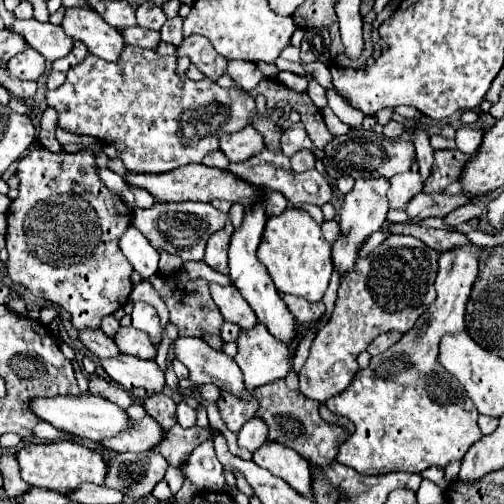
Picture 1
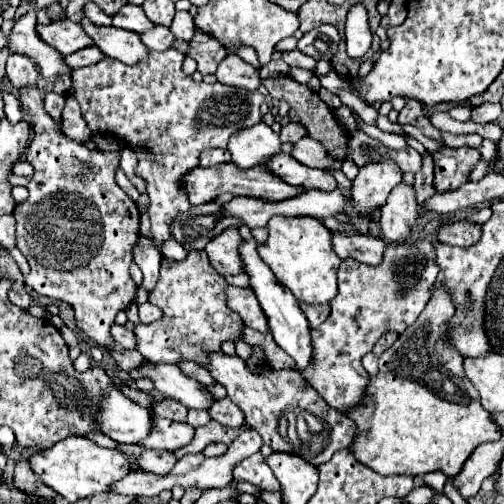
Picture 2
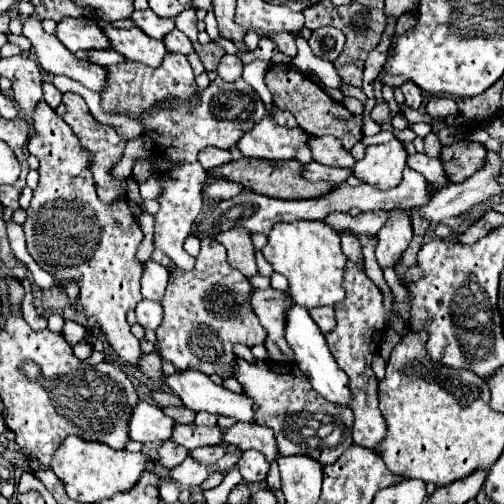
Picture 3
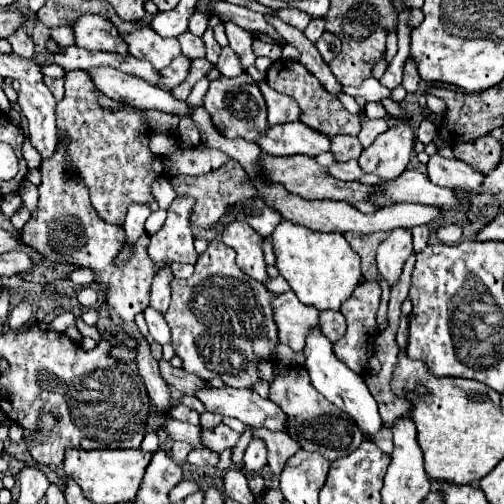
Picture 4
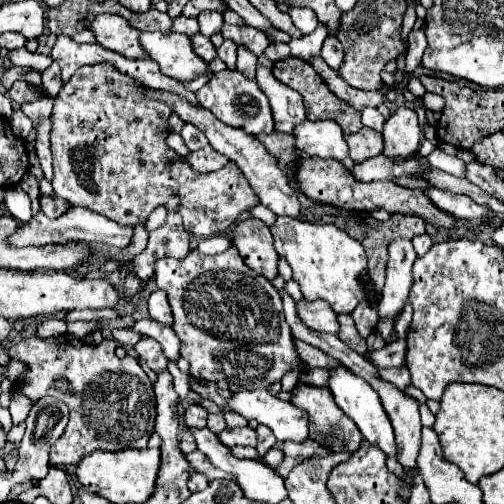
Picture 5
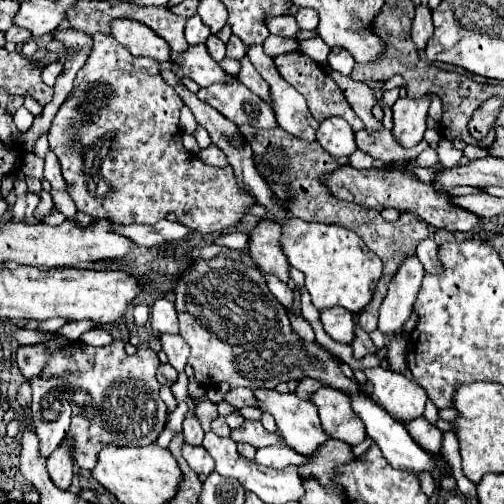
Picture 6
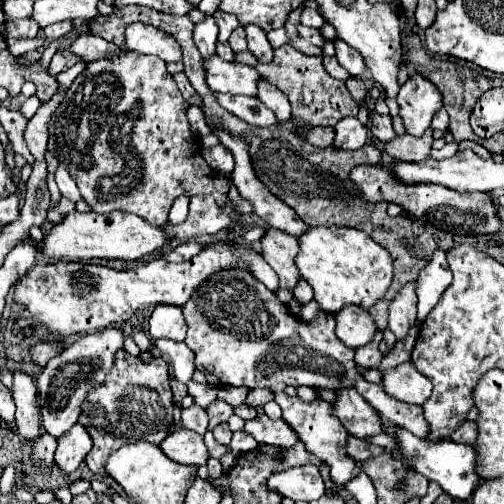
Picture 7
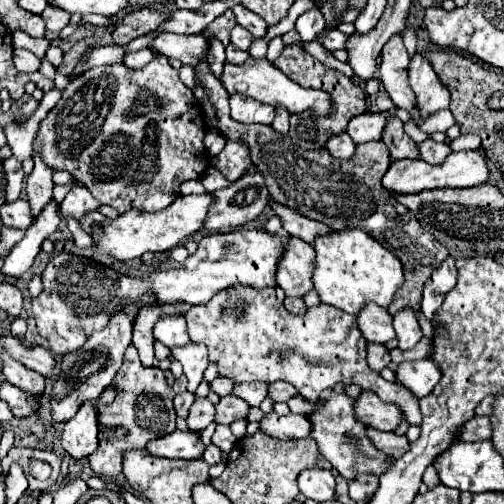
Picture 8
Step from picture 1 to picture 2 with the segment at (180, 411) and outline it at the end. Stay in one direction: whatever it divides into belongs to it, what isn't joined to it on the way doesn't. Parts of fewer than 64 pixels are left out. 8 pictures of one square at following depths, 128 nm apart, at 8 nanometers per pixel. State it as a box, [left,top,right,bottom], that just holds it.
[186,408,210,426]

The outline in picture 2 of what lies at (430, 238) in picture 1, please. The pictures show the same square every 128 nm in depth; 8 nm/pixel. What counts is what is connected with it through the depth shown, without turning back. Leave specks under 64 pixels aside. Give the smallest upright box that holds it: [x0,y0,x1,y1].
[436,220,480,248]

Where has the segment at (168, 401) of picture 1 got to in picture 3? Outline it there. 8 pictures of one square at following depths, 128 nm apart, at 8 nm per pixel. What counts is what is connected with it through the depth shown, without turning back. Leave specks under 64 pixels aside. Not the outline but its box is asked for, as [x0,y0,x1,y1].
[162,406,196,424]

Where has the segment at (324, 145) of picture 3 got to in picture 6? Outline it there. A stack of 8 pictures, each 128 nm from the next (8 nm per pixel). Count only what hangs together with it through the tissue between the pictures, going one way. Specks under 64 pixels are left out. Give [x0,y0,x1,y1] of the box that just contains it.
[356,130,428,162]

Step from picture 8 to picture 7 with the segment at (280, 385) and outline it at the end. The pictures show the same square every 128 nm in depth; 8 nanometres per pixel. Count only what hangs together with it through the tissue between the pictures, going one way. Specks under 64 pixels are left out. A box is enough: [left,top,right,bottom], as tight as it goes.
[244,388,272,408]

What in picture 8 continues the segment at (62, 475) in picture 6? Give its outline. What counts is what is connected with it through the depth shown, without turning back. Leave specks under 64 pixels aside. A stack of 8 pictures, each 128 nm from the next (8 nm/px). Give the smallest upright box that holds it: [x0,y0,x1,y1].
[62,386,114,460]

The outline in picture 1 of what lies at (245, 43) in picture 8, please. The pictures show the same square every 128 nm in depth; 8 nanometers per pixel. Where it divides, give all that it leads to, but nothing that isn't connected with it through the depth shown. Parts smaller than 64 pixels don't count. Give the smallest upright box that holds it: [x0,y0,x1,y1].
[228,60,264,90]

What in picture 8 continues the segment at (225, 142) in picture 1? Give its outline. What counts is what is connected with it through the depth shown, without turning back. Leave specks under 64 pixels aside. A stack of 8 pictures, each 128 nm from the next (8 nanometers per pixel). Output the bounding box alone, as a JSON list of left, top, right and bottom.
[346,112,386,144]

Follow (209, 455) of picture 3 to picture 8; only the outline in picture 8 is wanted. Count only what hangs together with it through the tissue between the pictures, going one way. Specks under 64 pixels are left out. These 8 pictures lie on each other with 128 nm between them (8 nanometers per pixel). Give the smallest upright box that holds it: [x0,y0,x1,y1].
[146,430,206,460]

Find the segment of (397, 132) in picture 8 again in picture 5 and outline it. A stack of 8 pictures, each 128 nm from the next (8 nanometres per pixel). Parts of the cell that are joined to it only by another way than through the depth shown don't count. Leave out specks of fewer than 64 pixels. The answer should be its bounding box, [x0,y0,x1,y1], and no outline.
[310,56,386,110]

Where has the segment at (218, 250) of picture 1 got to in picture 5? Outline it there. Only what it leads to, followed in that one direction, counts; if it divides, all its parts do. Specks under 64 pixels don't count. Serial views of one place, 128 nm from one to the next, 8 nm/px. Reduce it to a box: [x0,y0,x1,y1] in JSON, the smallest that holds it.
[232,220,278,280]

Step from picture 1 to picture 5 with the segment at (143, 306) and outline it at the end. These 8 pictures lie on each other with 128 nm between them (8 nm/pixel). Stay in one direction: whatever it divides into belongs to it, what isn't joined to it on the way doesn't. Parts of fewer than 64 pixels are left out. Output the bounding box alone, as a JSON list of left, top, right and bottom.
[131,318,180,360]

